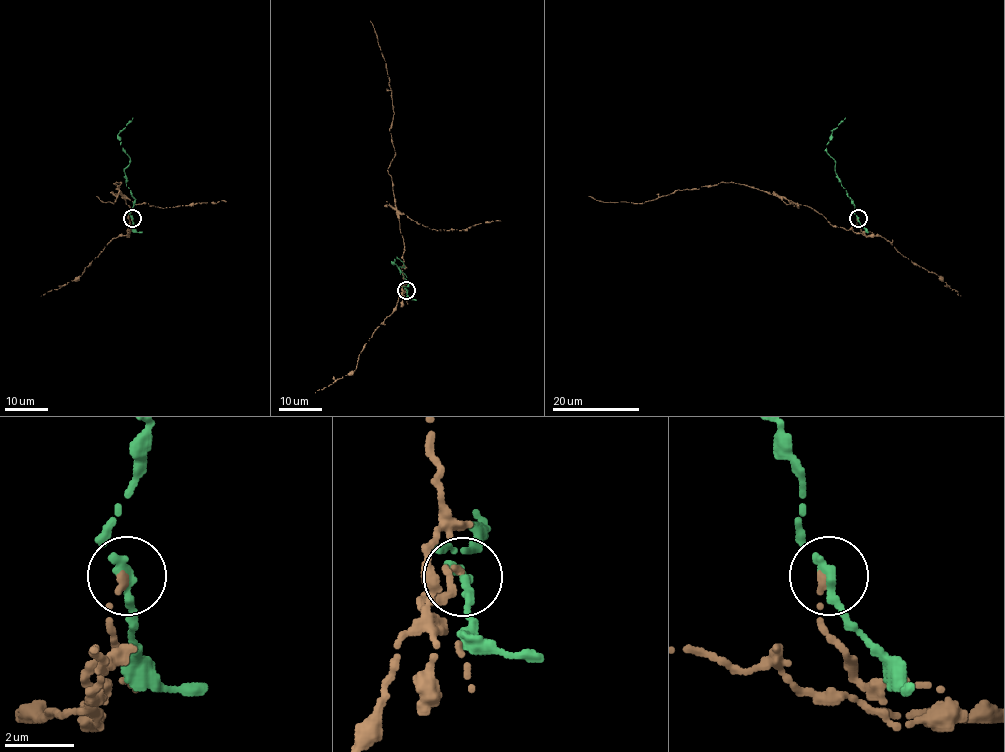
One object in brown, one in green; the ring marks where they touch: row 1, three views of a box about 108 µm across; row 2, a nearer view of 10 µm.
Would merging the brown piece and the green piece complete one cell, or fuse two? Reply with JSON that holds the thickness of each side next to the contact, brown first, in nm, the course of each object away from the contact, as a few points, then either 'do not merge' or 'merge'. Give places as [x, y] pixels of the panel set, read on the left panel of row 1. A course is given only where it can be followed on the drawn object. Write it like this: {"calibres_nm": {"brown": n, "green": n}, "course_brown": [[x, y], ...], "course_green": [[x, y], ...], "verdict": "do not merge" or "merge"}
{"calibres_nm": {"brown": 200, "green": 280}, "course_brown": [[132, 218], [129, 233], [129, 205], [113, 183], [121, 182], [113, 203], [96, 196]], "course_green": [[132, 218], [130, 214], [134, 200], [126, 186], [124, 171], [130, 157], [118, 133], [133, 117]], "verdict": "do not merge"}

